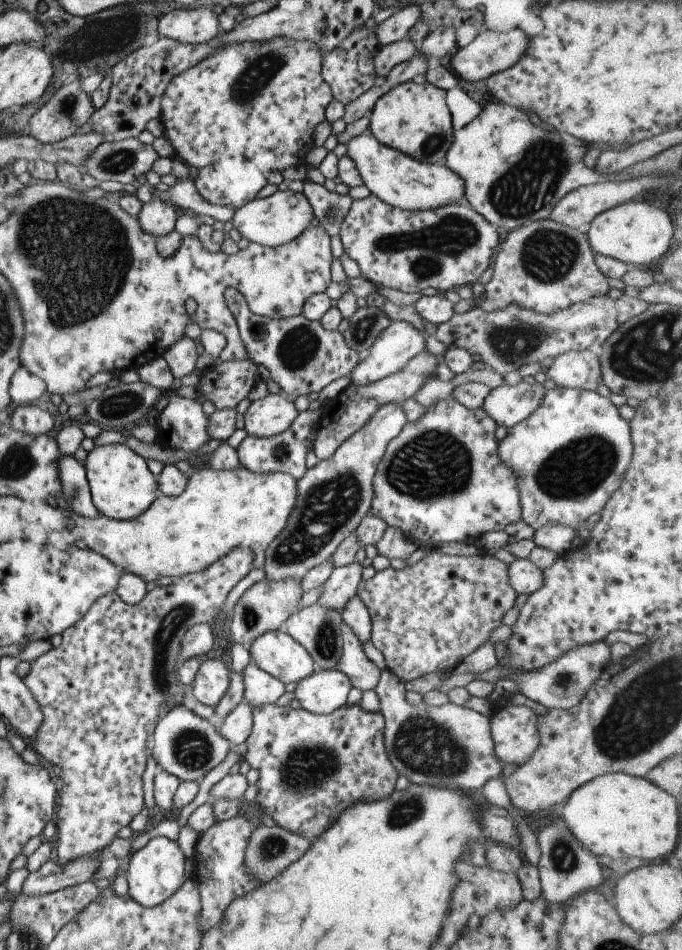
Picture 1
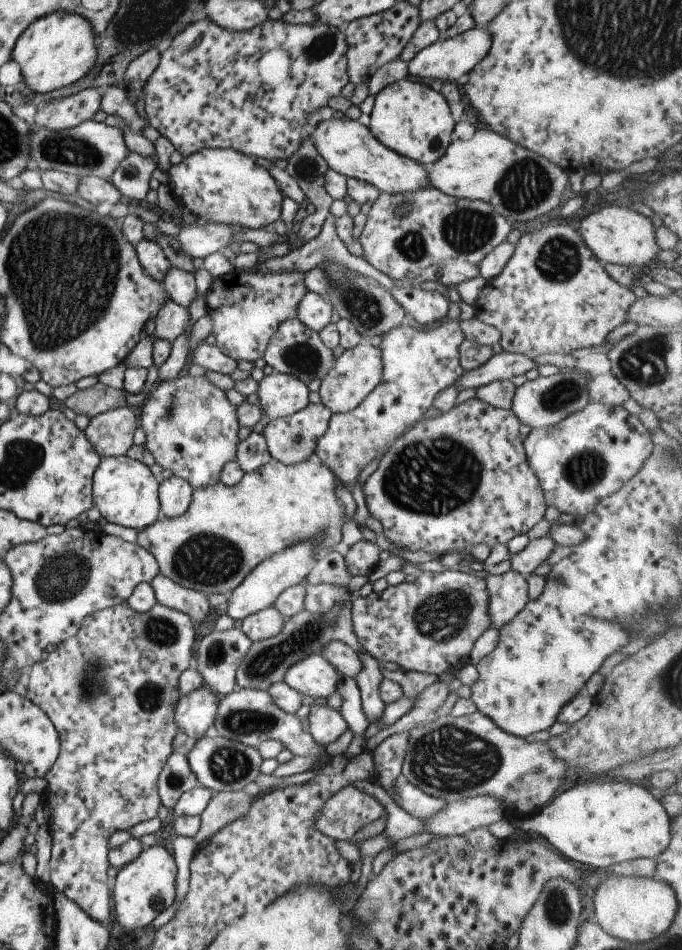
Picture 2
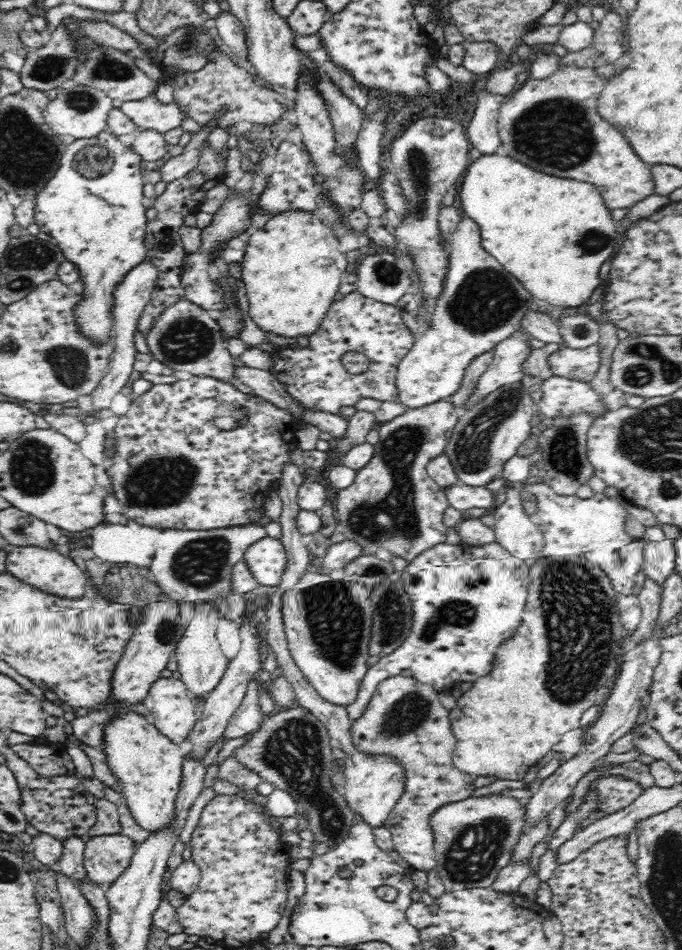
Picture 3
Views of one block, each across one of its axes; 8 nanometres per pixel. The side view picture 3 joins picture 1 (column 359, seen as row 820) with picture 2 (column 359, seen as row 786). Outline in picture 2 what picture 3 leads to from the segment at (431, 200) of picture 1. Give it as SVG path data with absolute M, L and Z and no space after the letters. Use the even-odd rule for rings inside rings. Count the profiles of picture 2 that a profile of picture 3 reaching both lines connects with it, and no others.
M341 118L318 122L310 132L314 138L314 145L328 168L345 175L372 184L378 191L387 194L415 193L429 187L426 166L415 160L404 157L385 148L369 132L368 127L357 121Z

